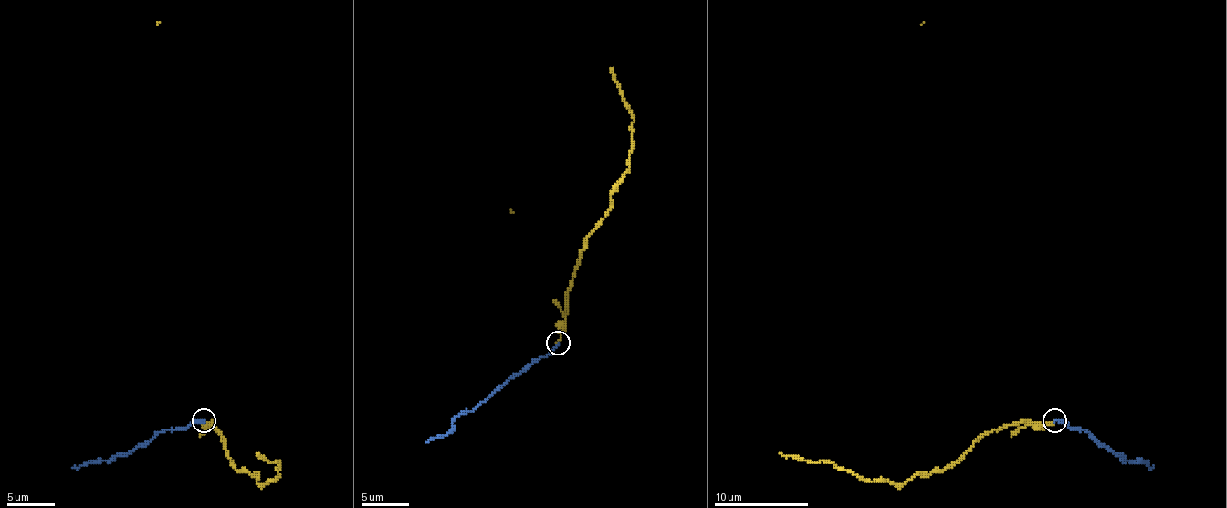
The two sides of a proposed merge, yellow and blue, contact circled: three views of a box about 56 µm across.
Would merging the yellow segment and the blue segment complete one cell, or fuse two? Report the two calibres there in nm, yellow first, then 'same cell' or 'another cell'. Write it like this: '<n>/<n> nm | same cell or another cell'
180/170 nm | same cell

